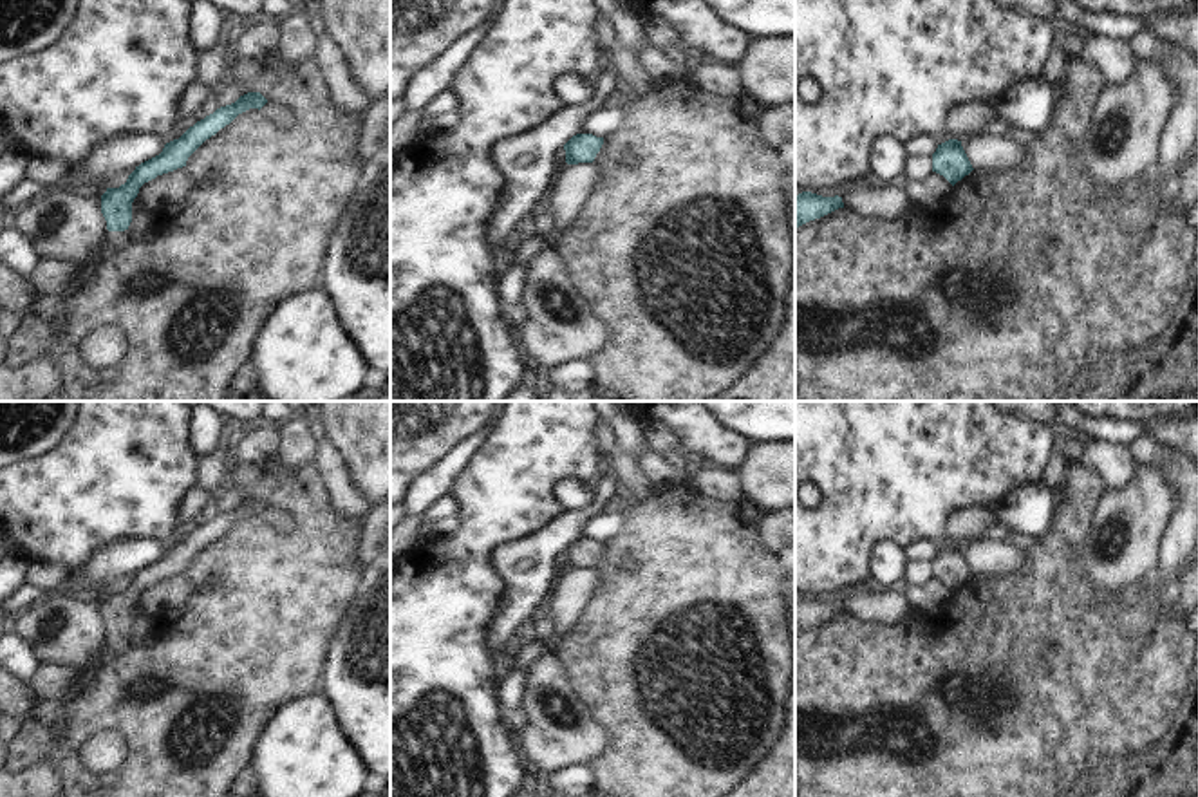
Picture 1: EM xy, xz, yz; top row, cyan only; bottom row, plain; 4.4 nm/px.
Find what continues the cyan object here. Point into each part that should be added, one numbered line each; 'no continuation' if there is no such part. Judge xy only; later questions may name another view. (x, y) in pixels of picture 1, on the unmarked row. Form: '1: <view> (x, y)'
1: xy (114, 646).

